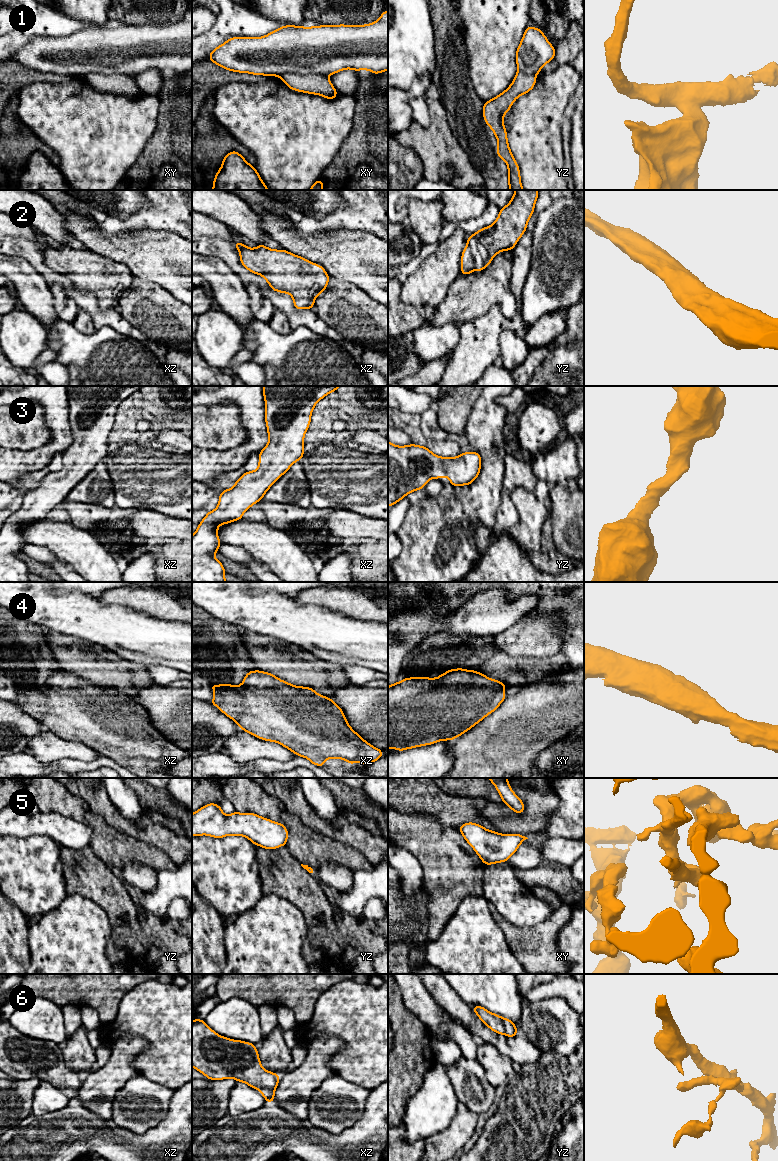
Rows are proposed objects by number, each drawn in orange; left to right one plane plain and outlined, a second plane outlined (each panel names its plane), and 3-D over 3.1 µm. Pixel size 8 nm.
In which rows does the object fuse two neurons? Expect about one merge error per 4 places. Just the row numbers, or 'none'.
1

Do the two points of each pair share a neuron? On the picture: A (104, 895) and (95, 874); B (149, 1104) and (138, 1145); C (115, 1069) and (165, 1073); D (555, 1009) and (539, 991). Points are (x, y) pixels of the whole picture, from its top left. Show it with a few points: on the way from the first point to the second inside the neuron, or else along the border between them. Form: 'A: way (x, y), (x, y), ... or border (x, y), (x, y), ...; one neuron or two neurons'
A: way (103, 890), (95, 879); one neuron
B: border (161, 1120), (140, 1134), (119, 1126); two neurons
C: border (145, 1049), (133, 1061), (133, 1067), (138, 1073); two neurons
D: border (528, 1001), (562, 997), (568, 1004); two neurons

